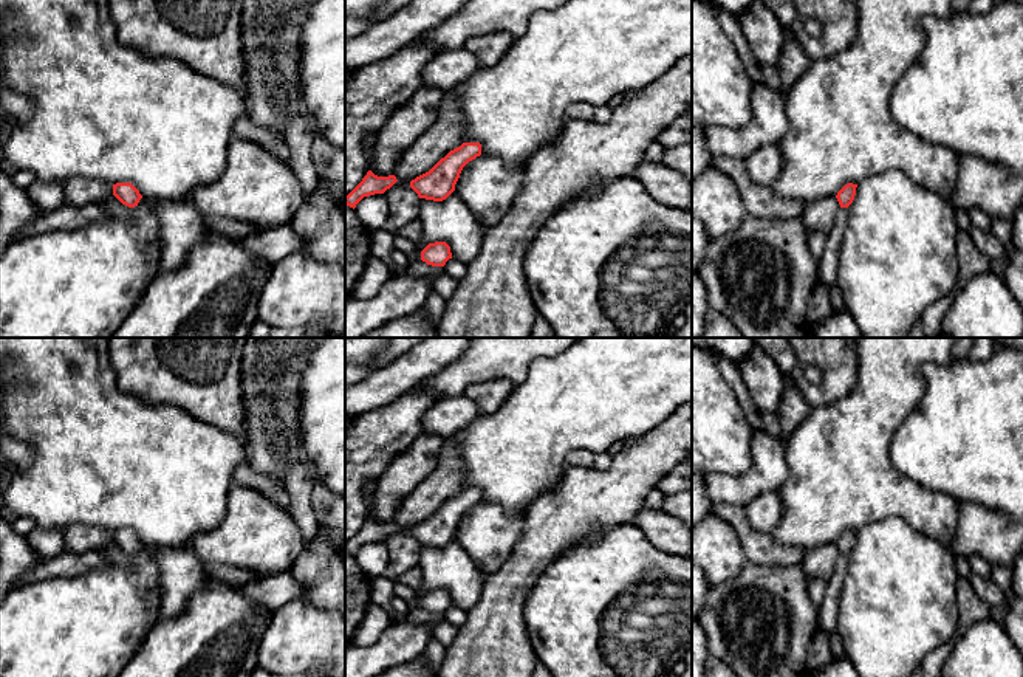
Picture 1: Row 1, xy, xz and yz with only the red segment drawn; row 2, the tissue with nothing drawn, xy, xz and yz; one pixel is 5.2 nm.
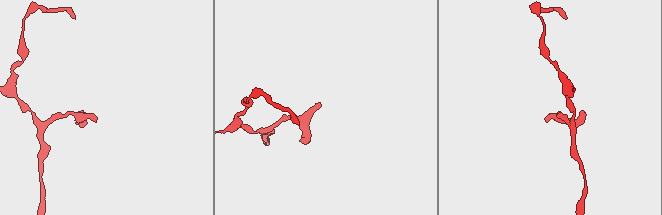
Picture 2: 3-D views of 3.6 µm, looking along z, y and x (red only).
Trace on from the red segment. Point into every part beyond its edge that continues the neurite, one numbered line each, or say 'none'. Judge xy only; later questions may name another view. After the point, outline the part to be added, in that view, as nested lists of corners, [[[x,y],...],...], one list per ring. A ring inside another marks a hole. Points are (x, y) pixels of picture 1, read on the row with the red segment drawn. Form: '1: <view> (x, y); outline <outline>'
1: xy (181, 225); outline [[[190,197],[181,200],[141,198],[155,214],[159,226],[158,274],[170,273],[184,265],[190,251],[212,231],[204,223],[204,214]]]

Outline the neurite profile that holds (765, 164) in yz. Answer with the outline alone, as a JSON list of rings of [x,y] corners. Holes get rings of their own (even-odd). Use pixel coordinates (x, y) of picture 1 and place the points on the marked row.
[[[777,144],[755,150],[746,160],[748,172],[754,183],[771,187],[782,172],[782,155]]]

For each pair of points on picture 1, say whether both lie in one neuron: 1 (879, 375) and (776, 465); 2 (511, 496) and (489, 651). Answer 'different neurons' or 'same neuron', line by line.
1: different neurons
2: different neurons

